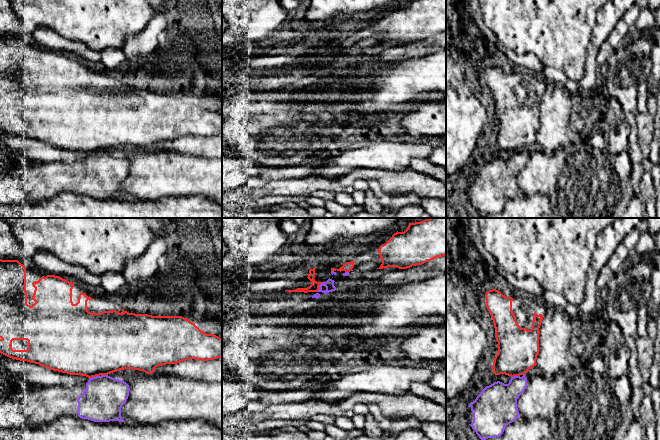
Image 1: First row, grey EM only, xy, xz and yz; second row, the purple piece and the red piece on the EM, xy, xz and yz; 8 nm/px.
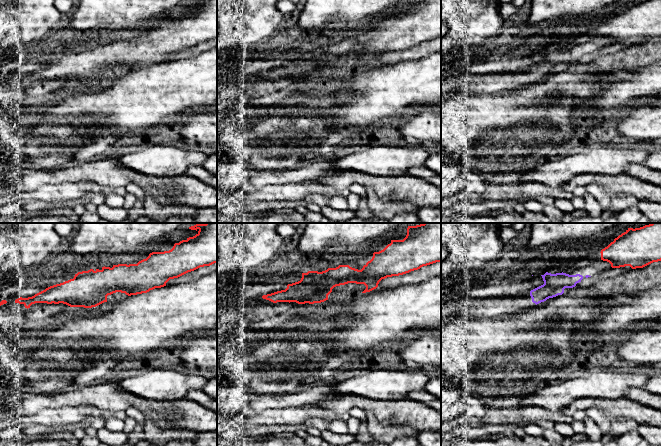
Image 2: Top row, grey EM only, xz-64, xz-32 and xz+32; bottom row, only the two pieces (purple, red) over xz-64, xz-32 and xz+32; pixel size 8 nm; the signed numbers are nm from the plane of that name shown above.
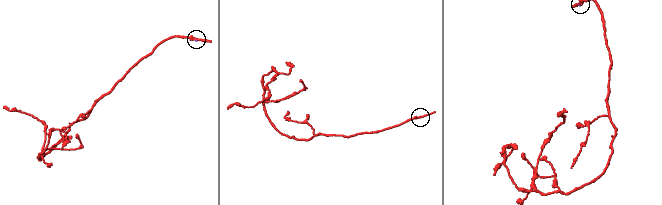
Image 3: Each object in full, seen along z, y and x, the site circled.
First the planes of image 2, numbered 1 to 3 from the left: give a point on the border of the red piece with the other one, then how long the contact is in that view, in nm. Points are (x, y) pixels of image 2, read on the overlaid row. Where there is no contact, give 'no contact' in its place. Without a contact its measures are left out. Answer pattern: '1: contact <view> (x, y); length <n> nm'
1: no contact
2: no contact
3: no contact

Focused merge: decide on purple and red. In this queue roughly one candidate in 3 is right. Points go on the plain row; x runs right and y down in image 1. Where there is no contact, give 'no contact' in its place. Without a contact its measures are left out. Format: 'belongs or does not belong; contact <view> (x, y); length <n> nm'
does not belong; contact xy (94, 153); length 90 nm

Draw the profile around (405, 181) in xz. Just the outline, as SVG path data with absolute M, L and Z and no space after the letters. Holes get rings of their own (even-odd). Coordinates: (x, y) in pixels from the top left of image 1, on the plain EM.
M356 168L337 179L346 186L353 186L356 180L376 180L392 195L414 193L420 199L439 199L446 202L446 184L412 169L401 171Z

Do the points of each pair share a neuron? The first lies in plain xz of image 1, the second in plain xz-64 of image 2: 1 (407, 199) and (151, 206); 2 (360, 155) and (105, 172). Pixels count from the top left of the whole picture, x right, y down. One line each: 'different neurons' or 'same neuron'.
1: same neuron
2: different neurons

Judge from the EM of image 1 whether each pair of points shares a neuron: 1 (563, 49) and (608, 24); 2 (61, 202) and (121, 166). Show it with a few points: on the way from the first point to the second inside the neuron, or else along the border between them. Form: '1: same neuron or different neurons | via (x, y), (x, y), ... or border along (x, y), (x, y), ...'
1: different neurons | border along (597, 11), (585, 57)
2: different neurons | border along (53, 195), (81, 193), (99, 198)

